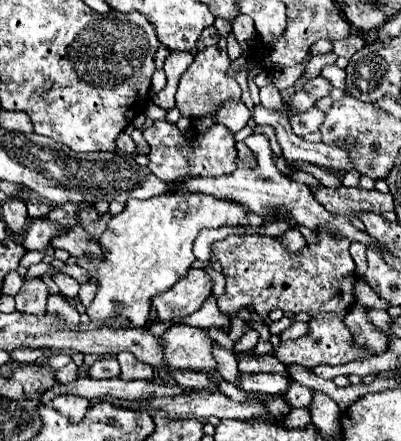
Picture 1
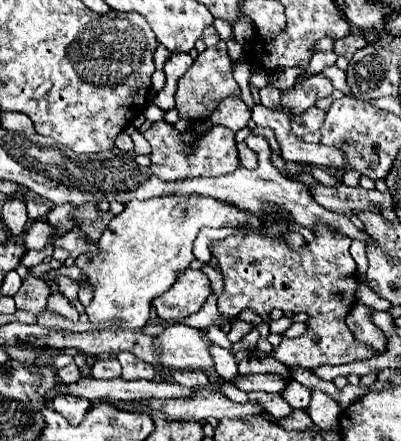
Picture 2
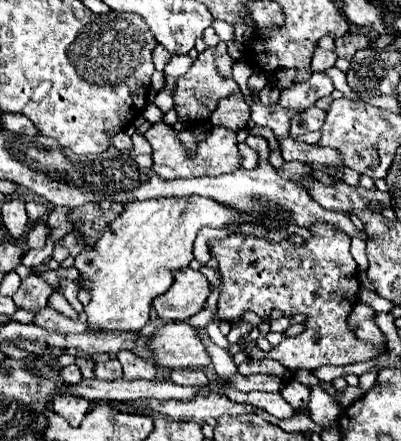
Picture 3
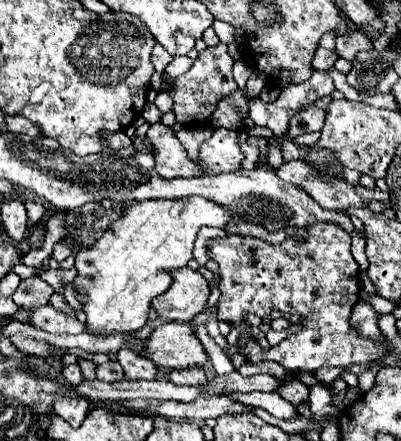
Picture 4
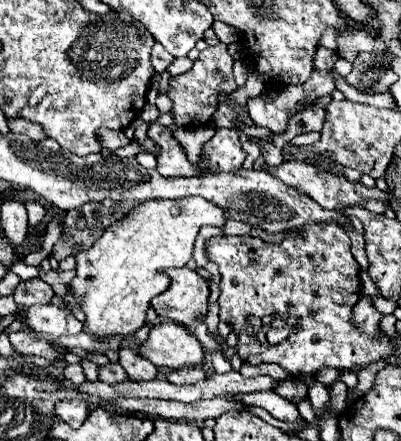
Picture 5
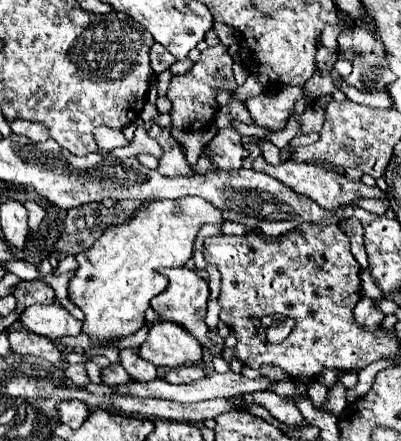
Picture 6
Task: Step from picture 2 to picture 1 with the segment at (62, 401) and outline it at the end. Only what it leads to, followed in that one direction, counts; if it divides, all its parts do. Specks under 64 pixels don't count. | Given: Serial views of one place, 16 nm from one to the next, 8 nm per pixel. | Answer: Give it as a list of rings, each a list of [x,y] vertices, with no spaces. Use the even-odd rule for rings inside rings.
[[[58,396],[52,402],[52,408],[64,414],[66,418],[70,418],[72,422],[80,422],[86,416],[88,406],[90,406],[90,400],[82,396]]]

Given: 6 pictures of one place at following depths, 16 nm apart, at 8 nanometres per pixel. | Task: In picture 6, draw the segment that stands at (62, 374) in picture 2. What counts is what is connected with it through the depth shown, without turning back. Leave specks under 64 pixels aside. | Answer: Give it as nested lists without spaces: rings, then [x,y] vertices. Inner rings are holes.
[[[72,364],[72,366],[68,366],[68,368],[64,370],[64,374],[66,374],[66,378],[70,378],[76,386],[84,386],[84,384],[90,382],[88,376],[86,376],[86,372],[84,372],[84,366],[82,366],[82,364]]]

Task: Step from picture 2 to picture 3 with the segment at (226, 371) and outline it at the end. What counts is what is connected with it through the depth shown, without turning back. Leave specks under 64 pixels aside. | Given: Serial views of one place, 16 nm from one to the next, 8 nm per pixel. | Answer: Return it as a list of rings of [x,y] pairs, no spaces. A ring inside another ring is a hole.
[[[198,328],[198,332],[200,332],[202,340],[206,342],[206,348],[208,348],[208,352],[210,352],[210,358],[212,358],[212,364],[214,364],[216,374],[222,376],[222,378],[228,378],[228,376],[236,374],[236,364],[234,364],[234,358],[230,356],[230,352],[224,350],[224,348],[220,348],[220,346],[216,346],[216,344],[208,338],[206,328]]]

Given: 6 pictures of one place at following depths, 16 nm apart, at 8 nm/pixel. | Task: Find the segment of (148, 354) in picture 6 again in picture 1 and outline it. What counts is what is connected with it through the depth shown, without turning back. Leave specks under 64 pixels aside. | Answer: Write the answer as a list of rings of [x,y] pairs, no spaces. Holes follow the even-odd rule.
[[[172,324],[162,334],[162,342],[164,342],[164,360],[170,368],[212,372],[218,366],[212,354],[212,348],[218,344],[208,336],[208,330],[204,328]]]

